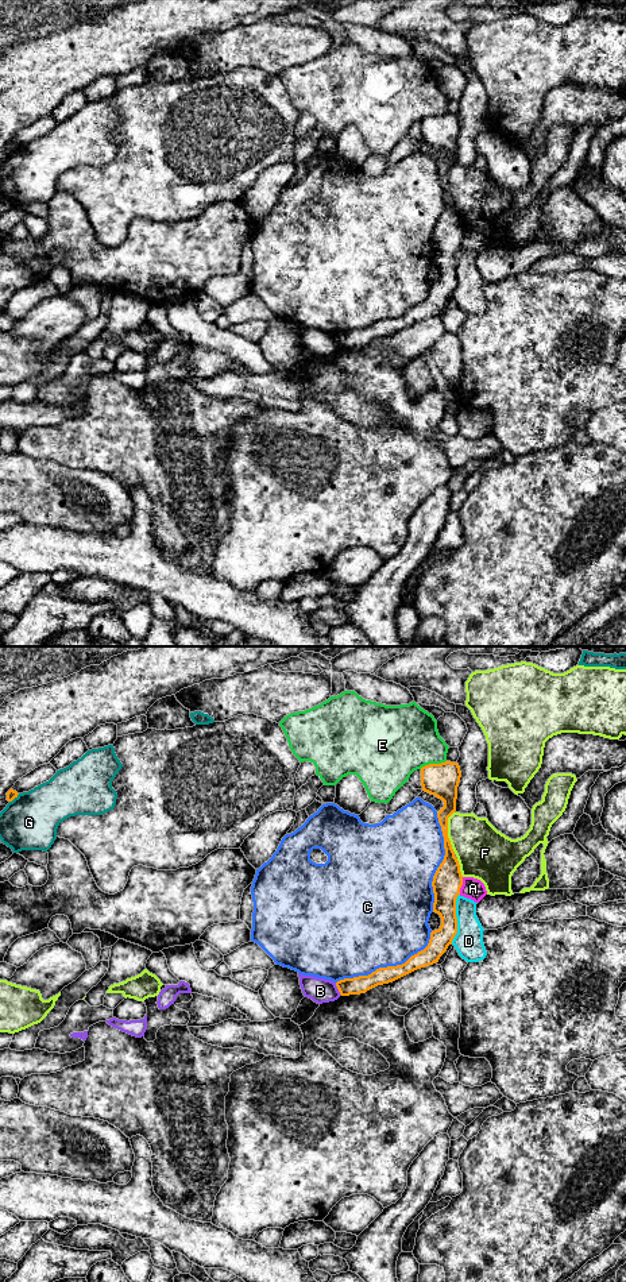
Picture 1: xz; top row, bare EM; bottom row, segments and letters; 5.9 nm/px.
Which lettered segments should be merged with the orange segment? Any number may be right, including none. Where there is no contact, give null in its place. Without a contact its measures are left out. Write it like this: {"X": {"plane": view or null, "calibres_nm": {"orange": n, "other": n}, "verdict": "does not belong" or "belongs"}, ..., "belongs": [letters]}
{"A": {"plane": "xz", "calibres_nm": {"orange": 180, "other": 130}, "verdict": "does not belong"}, "B": {"plane": "xz", "calibres_nm": {"orange": 110, "other": 150}, "verdict": "does not belong"}, "C": {"plane": "xz", "calibres_nm": {"orange": 110, "other": 500}, "verdict": "does not belong"}, "D": {"plane": "xz", "calibres_nm": {"orange": 180, "other": 170}, "verdict": "does not belong"}, "E": {"plane": "xz", "calibres_nm": {"orange": 200, "other": 420}, "verdict": "does not belong"}, "F": {"plane": "xz", "calibres_nm": {"orange": 150, "other": 320}, "verdict": "does not belong"}, "G": {"plane": "xz", "calibres_nm": {"orange": 60, "other": 320}, "verdict": "does not belong"}, "belongs": []}

